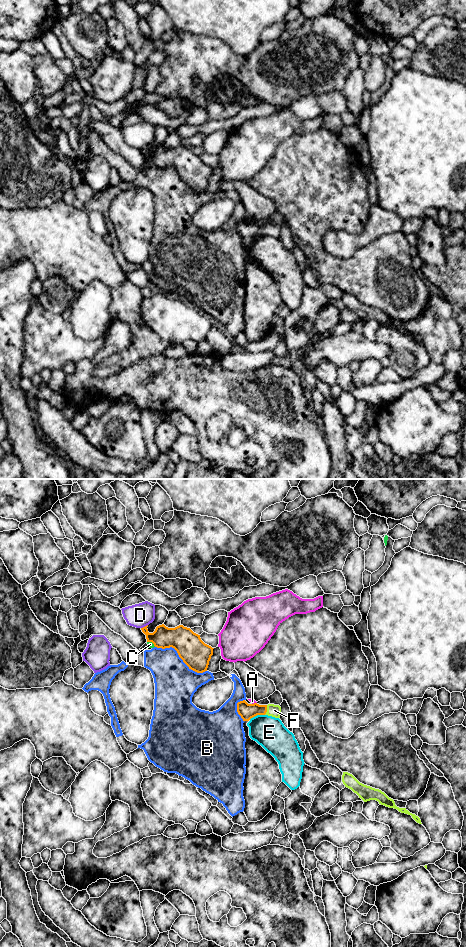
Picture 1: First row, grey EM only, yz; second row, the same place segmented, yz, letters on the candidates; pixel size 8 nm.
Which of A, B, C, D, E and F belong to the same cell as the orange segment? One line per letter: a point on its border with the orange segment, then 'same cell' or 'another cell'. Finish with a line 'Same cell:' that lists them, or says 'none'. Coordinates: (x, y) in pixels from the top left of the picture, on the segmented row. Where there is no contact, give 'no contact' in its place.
A: yz (254, 703) | another cell
B: yz (179, 656) | another cell
C: yz (151, 641) | another cell
D: yz (145, 626) | another cell
E: yz (256, 715) | another cell
F: yz (266, 710) | same cell
Same cell: F

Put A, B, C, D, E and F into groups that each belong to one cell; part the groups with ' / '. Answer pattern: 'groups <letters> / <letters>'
groups A / B / C / D / E / F

